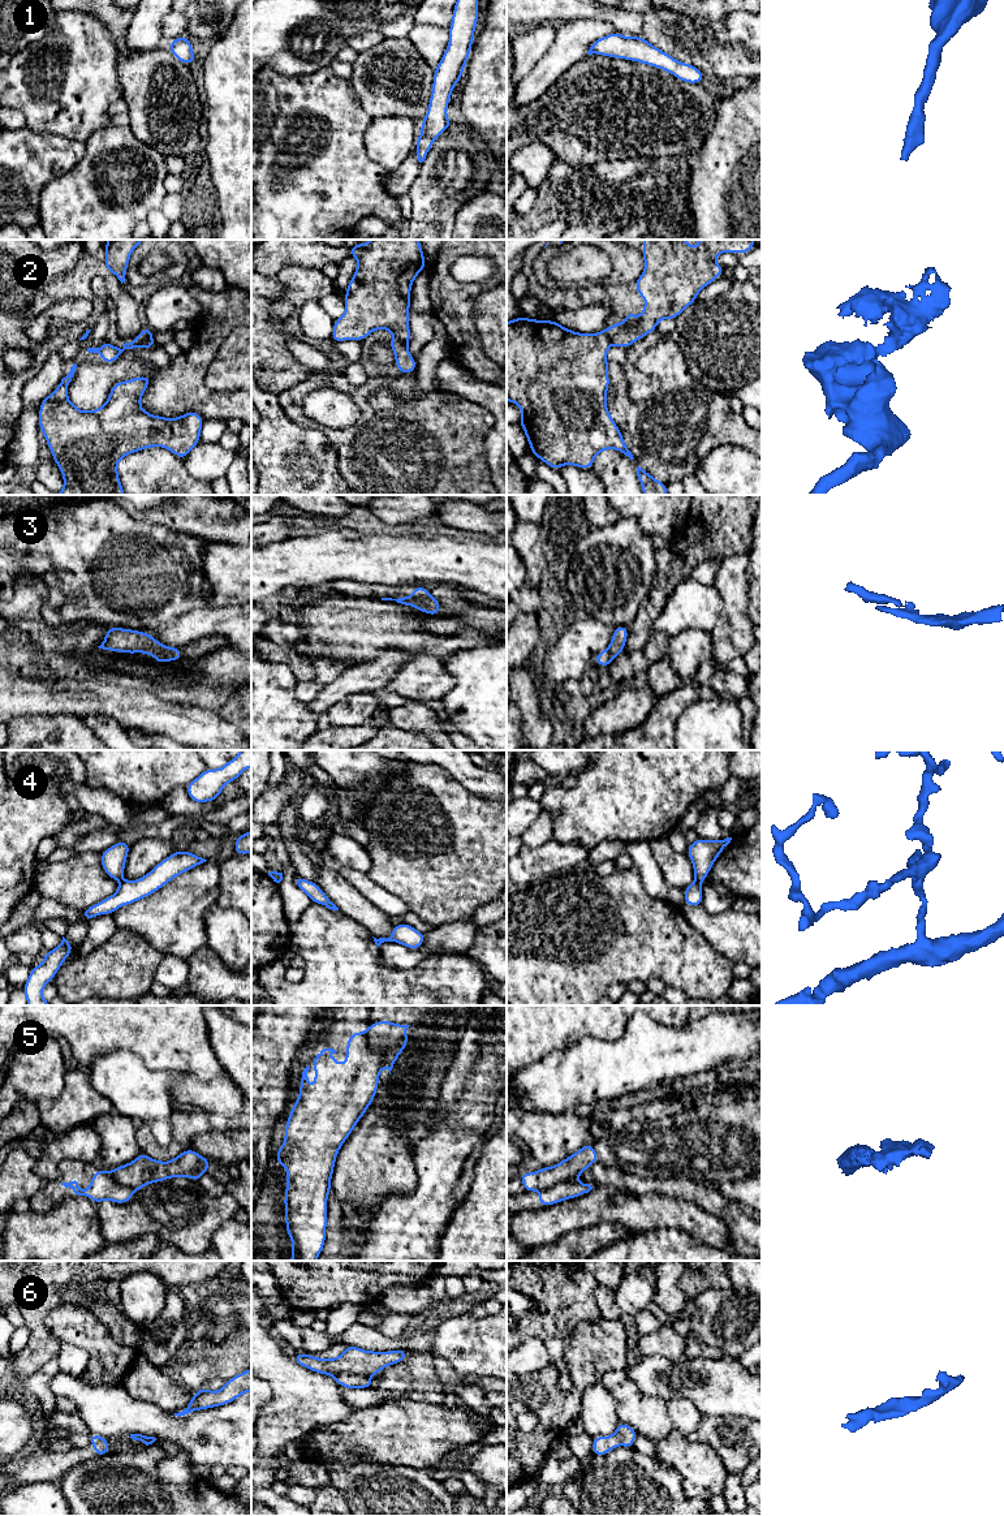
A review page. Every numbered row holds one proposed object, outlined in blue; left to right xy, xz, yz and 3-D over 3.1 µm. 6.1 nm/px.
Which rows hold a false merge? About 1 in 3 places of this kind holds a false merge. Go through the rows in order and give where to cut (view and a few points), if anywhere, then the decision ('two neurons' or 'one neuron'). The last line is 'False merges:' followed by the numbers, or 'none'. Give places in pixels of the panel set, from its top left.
1: no cut | one neuron
2: xy (151, 335), (138, 345) | two neurons
3: no cut | one neuron
4: yz (696, 879), (701, 883) | two neurons
5: xz (367, 1029), (367, 1041), (380, 1054), (384, 1064) | two neurons
6: no cut | one neuron
False merges: 2, 4, 5

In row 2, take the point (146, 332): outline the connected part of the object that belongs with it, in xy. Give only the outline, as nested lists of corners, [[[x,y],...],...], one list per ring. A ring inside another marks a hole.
[[[145,327],[133,341],[125,343],[122,346],[124,349],[138,348],[139,345],[146,343],[152,336],[152,333],[154,331],[150,327]]]

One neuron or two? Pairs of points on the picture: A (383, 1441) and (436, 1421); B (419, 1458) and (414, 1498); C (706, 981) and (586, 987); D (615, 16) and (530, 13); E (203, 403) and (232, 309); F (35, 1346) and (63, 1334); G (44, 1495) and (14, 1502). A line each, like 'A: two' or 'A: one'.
A: one
B: two
C: one
D: one
E: one
F: two
G: one

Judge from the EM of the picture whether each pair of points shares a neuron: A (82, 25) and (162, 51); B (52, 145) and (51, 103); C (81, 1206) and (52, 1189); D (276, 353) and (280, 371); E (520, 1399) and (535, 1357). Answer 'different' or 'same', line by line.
A: different
B: different
C: different
D: same
E: different

